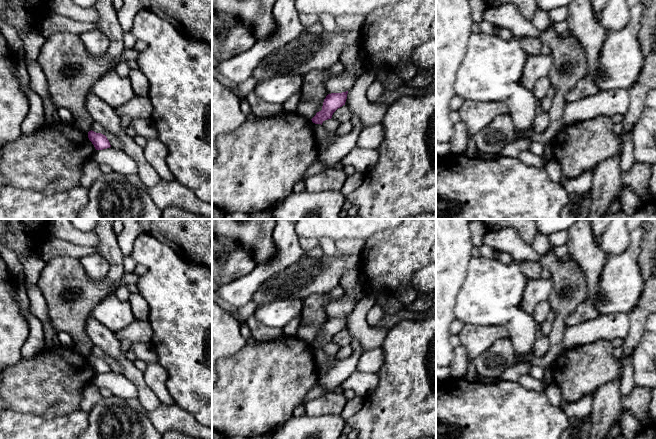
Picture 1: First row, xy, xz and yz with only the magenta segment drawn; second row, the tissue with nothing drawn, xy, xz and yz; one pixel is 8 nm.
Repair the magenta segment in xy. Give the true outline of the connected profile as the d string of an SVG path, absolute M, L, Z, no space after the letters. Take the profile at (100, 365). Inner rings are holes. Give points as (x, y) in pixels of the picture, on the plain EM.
M91 354L88 356L88 362L96 374L103 374L111 371L107 361L101 357L96 357Z

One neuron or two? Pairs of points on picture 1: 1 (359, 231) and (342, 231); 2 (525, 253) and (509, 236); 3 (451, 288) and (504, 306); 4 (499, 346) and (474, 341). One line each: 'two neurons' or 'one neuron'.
1: one neuron
2: one neuron
3: two neurons
4: two neurons

